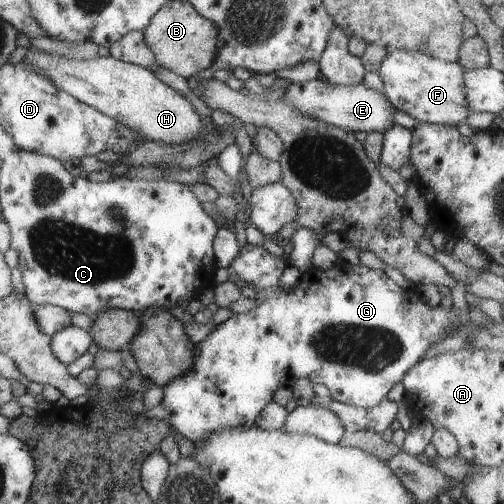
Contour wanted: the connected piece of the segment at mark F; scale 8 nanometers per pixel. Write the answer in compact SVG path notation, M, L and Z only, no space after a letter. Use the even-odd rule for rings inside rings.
M396 50L390 52L380 64L379 75L384 83L384 95L388 101L404 114L420 123L460 126L469 116L464 95L464 69L459 63L450 63L432 58L421 52Z

